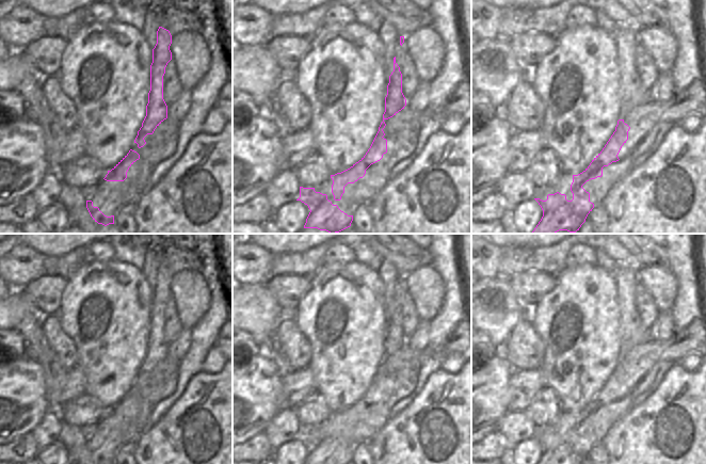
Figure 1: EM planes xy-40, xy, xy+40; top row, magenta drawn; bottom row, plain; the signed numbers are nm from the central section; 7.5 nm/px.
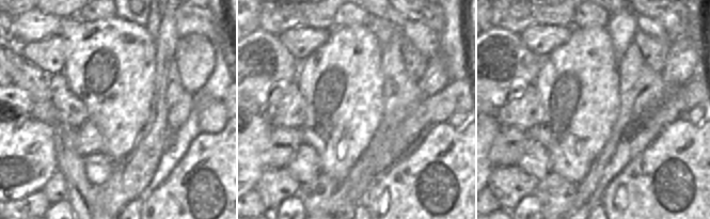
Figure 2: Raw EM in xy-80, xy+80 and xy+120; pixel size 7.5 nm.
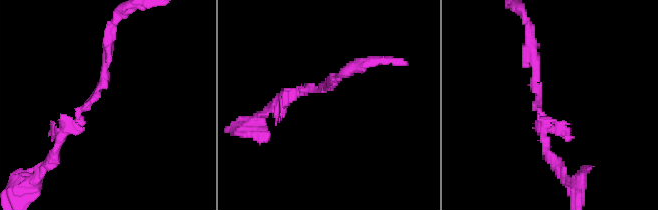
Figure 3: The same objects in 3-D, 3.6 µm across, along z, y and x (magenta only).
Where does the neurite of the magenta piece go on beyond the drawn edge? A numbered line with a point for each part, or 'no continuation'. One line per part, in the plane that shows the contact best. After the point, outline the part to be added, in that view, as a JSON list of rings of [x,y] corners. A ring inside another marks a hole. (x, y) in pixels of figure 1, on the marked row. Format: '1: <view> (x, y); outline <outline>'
no continuation

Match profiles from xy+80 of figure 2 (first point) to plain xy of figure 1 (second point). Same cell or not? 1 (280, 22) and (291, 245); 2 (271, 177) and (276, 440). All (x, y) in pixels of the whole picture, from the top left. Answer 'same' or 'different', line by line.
1: different
2: same

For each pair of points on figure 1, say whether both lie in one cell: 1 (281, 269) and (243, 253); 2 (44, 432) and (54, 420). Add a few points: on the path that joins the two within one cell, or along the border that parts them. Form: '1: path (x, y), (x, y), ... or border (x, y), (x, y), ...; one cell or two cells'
1: border (273, 255), (272, 276); two cells
2: path (47, 429), (51, 424); one cell

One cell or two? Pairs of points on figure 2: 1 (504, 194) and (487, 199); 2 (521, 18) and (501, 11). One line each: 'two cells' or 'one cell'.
1: two cells
2: one cell

